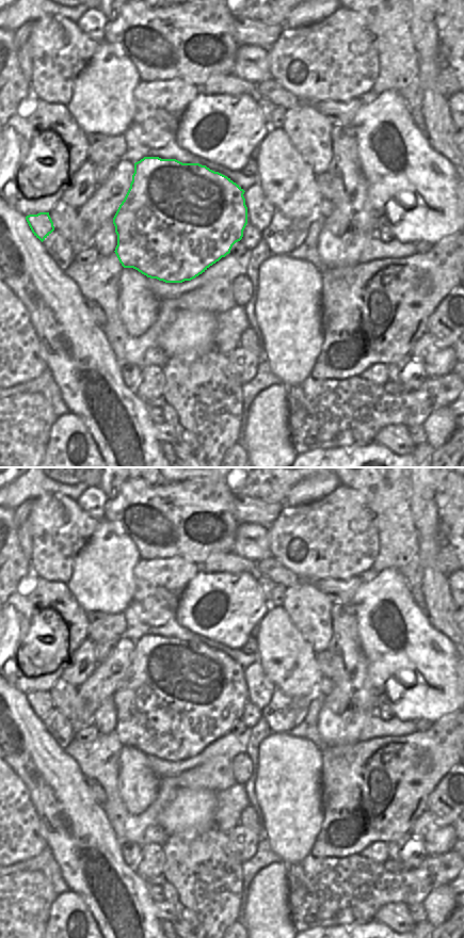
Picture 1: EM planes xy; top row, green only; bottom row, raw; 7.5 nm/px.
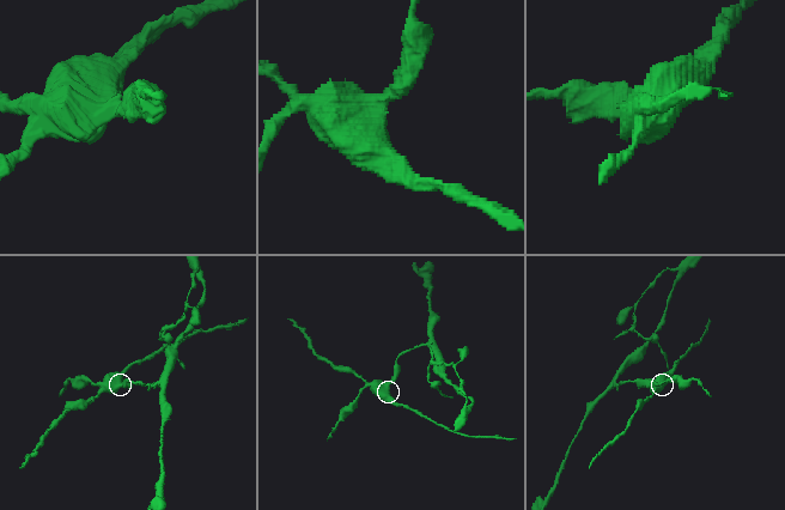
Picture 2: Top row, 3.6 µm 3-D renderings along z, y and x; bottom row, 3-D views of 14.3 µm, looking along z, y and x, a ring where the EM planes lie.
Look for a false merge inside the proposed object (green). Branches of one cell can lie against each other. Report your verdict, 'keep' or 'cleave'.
cleave

